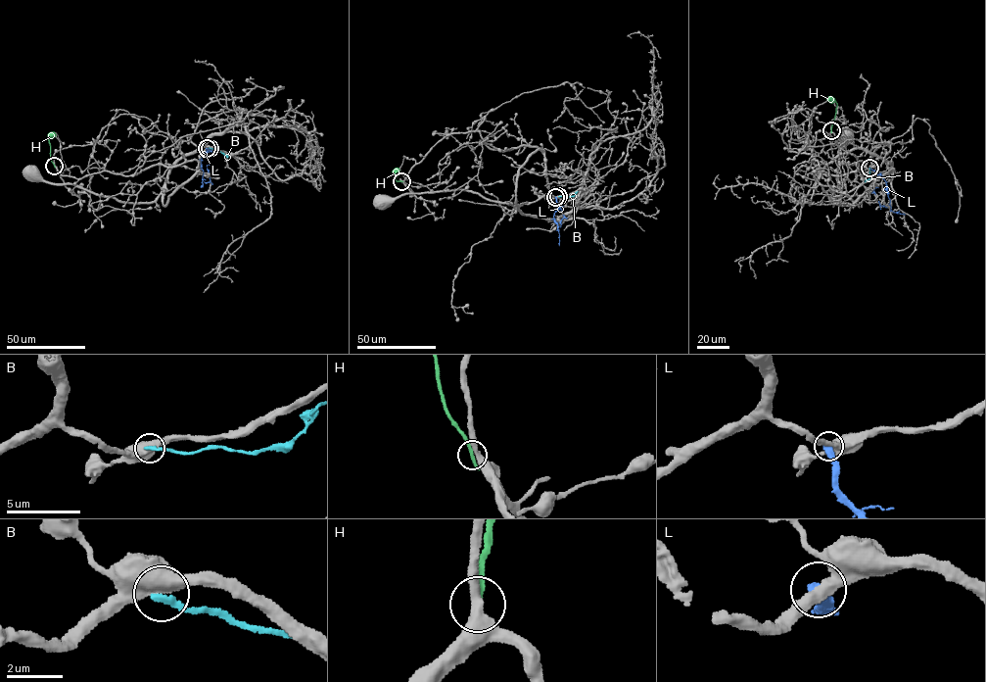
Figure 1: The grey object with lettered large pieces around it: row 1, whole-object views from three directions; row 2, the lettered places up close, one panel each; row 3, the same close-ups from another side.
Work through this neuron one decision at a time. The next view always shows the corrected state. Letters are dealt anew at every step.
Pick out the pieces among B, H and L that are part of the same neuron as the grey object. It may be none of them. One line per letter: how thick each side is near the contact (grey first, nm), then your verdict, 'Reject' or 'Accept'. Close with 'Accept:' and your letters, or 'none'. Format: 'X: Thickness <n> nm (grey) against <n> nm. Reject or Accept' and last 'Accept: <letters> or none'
B: Thickness 550 nm (grey) against 240 nm. Reject
H: Thickness 400 nm (grey) against 280 nm. Reject
L: Thickness 400 nm (grey) against 400 nm. Reject
Accept: none

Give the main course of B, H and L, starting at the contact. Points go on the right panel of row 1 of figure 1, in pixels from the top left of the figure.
B: (869, 168), (869, 175), (865, 180)
H: (831, 130), (837, 104), (827, 97)
L: (869, 168), (885, 180), (890, 200), (886, 207), (879, 205), (873, 189)

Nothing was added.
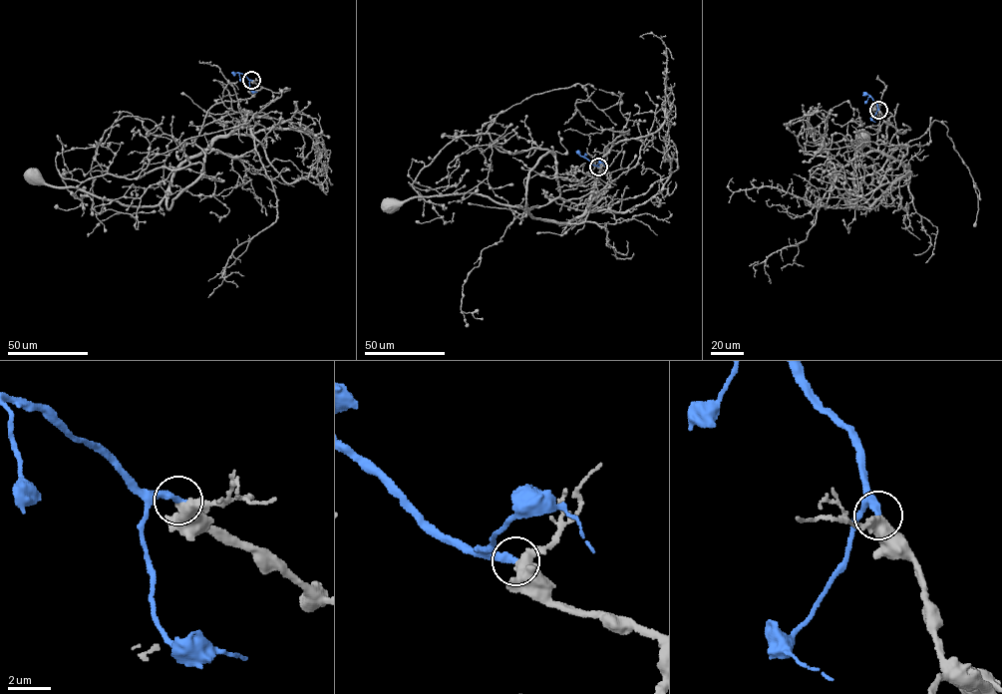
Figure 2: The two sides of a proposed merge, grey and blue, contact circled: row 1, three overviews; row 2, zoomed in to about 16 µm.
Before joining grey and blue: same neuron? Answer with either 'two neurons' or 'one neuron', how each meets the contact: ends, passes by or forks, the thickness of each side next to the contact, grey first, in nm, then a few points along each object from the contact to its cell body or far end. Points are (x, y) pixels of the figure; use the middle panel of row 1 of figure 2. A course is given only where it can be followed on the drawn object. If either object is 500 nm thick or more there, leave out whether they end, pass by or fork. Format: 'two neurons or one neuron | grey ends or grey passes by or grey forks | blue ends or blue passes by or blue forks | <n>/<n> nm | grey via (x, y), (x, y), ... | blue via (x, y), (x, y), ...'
one neuron | grey passes by | blue ends | 440/340 nm | grey via (598, 167), (609, 173), (601, 192), (575, 204), (557, 197), (523, 220), (525, 210), (469, 193), (394, 205) | blue via (598, 167), (576, 151)

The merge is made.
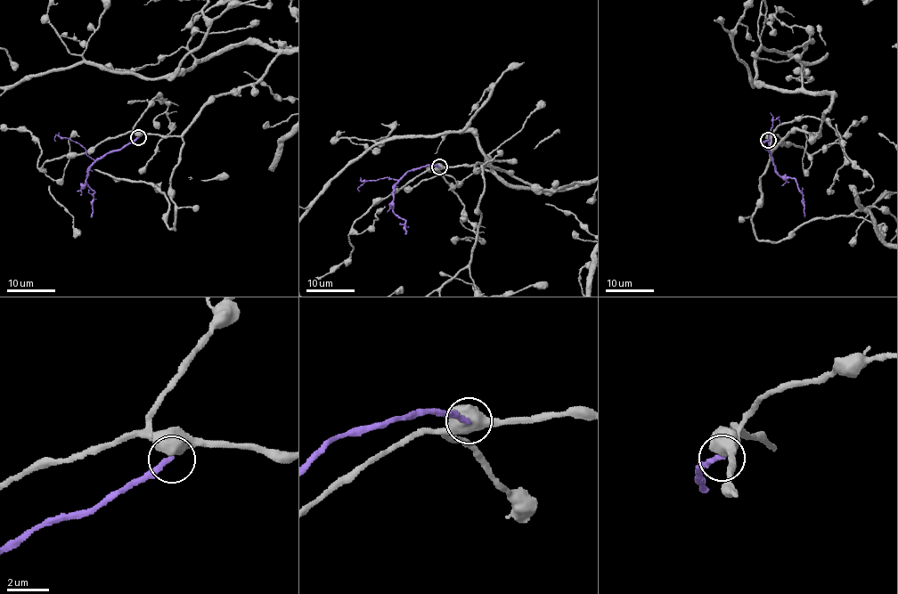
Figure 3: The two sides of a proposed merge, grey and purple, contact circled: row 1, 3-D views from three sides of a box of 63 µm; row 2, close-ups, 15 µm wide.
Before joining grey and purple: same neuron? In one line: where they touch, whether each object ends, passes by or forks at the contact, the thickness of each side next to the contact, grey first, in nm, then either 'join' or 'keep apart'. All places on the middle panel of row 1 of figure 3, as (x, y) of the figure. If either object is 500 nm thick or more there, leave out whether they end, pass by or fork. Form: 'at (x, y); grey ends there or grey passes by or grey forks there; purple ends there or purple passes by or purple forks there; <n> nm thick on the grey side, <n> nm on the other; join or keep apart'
at (439, 166); 700 nm thick on the grey side, 240 nm on the other; keep apart

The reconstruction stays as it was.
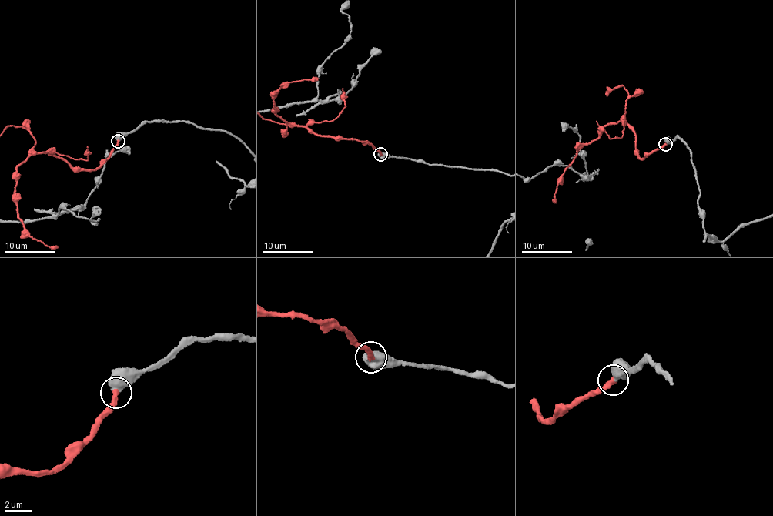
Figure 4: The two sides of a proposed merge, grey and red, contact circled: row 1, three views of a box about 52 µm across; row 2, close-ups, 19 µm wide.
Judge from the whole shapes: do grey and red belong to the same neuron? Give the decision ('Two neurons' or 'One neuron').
One neuron

